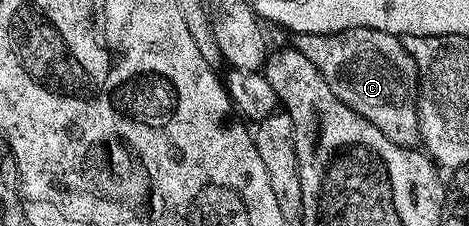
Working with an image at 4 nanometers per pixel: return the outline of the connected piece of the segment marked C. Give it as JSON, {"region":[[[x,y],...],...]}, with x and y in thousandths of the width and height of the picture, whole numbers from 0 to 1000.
{"region":[[[744,124],[716,150],[620,150],[616,177],[625,217],[693,336],[693,372],[727,460],[787,531],[838,637],[870,655],[896,642],[885,487],[893,323],[844,155],[795,124]]]}

